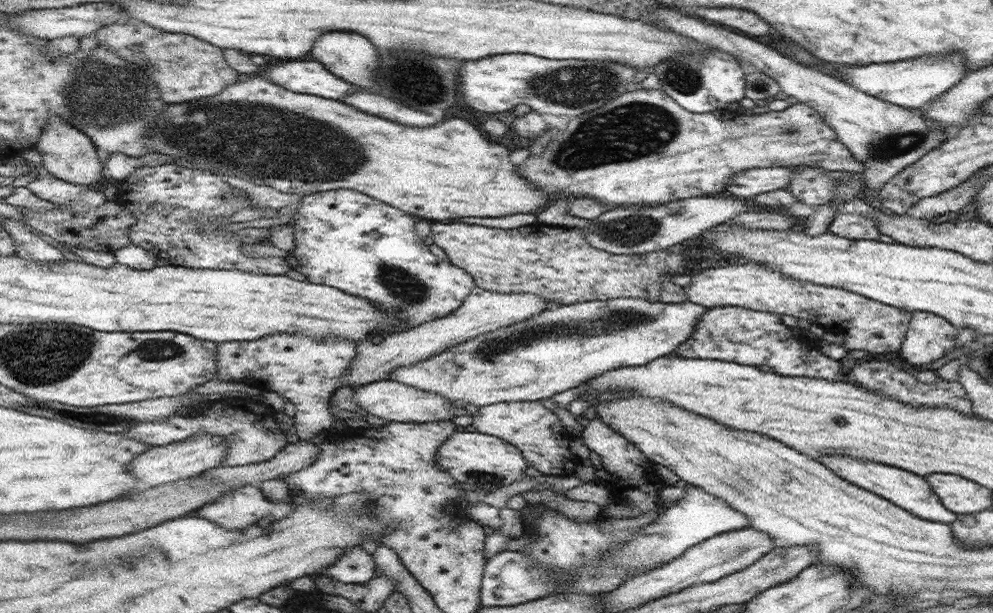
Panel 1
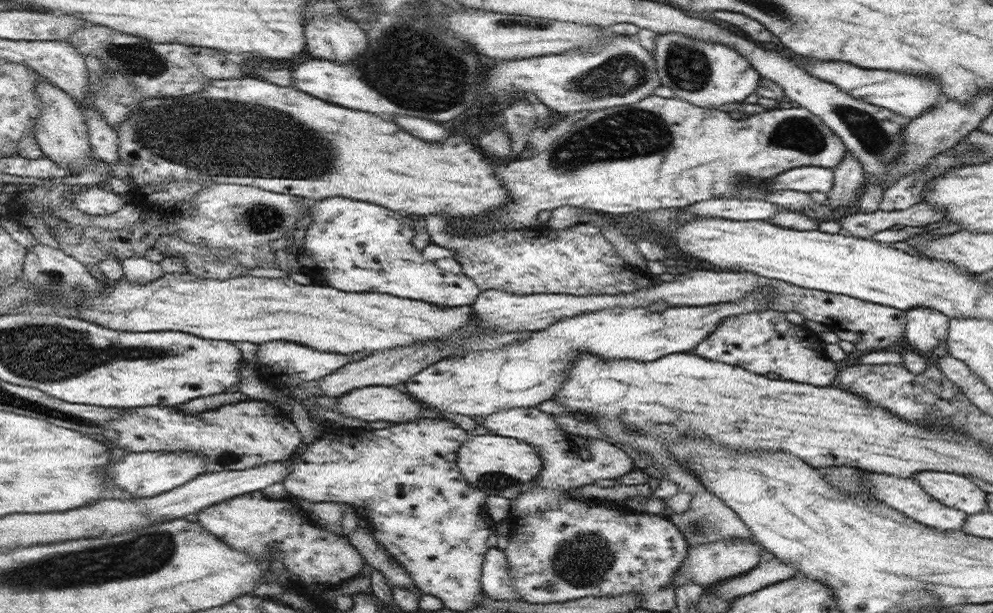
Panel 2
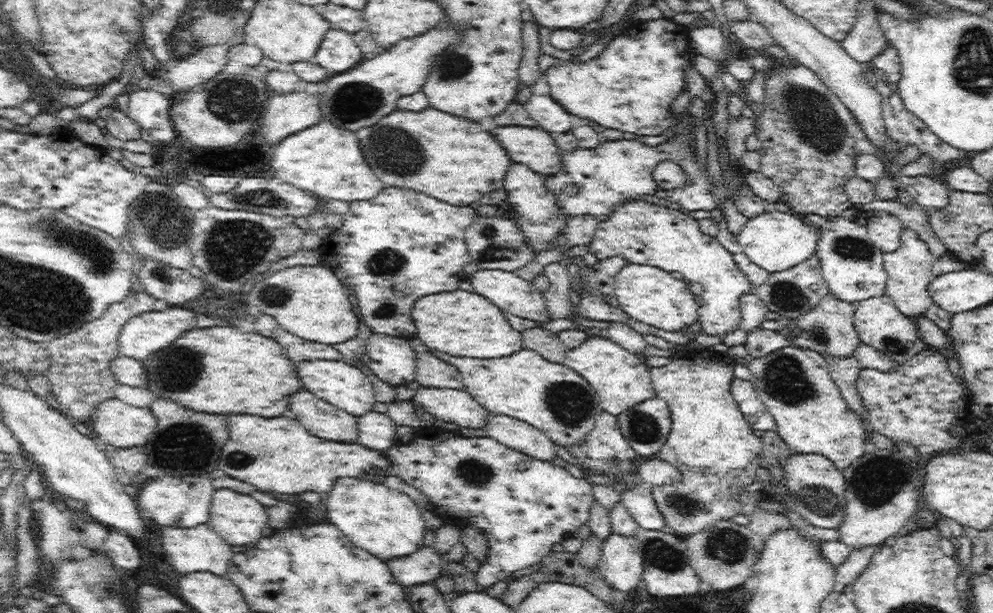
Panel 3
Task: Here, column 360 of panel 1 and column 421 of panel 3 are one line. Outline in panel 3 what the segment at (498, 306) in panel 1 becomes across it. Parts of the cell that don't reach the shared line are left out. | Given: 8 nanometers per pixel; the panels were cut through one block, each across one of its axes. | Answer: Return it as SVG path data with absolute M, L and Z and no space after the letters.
M418 336L409 340L411 347L417 354L415 380L423 387L451 388L465 390L463 378L456 366L436 357L430 352Z

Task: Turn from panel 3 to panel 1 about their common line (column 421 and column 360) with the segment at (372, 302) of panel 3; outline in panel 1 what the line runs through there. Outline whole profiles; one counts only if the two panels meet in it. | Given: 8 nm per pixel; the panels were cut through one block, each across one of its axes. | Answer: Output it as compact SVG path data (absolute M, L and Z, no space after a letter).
M342 188L342 190L325 190L310 195L303 195L299 209L296 210L296 215L293 219L291 225L294 228L294 249L289 251L284 258L290 268L296 270L296 272L300 272L300 274L304 274L304 276L308 278L308 282L328 284L328 286L334 286L334 288L346 292L346 294L366 298L366 300L374 302L384 314L390 314L392 319L405 321L403 324L392 325L392 327L390 327L392 333L408 330L438 318L445 318L447 314L453 313L454 310L460 308L464 299L468 297L475 287L475 282L470 273L458 268L458 266L454 266L450 261L438 259L438 257L430 251L429 246L424 243L423 238L419 237L418 232L416 232L416 228L414 227L416 226L416 220L414 220L413 214L406 214L406 212L394 208L394 206L388 206L386 202L378 202L376 198L370 198L370 196L366 196L366 194L360 194L358 190L346 190L346 188Z

